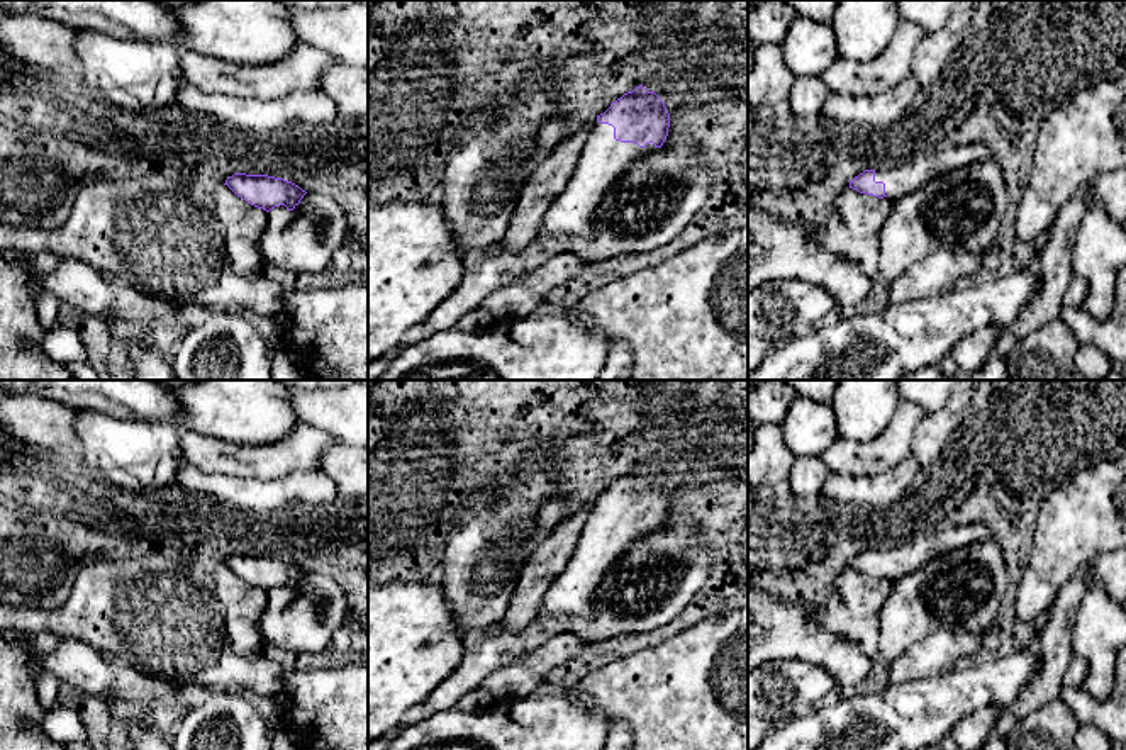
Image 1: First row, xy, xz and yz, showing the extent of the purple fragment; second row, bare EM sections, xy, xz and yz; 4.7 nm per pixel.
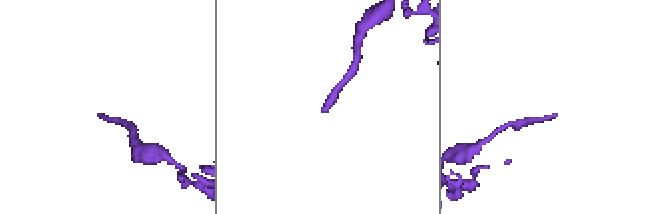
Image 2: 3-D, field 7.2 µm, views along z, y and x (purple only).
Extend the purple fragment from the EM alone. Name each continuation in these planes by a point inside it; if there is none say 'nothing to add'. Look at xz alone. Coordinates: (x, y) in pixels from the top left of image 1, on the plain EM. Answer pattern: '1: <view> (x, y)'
1: xz (602, 540)

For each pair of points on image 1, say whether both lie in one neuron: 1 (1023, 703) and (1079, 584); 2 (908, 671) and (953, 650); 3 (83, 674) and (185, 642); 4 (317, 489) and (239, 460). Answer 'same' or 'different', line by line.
1: same
2: same
3: different
4: different

